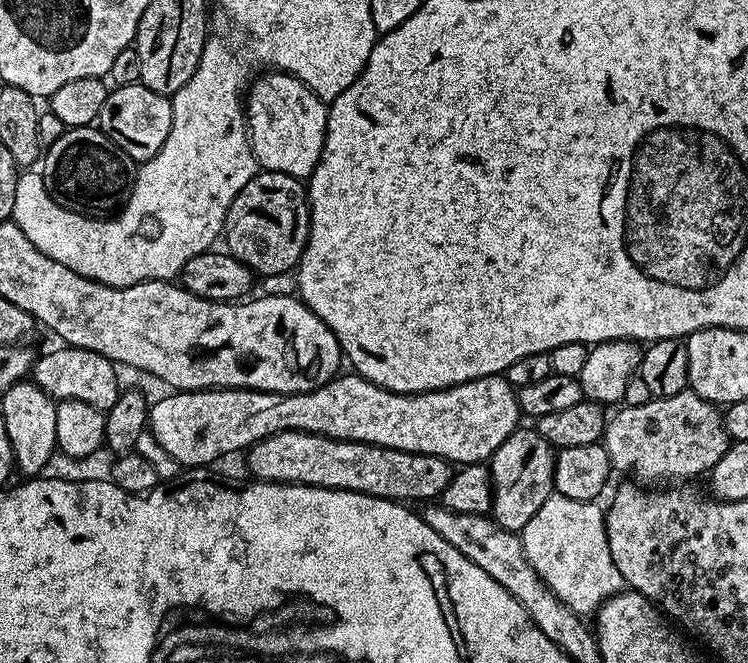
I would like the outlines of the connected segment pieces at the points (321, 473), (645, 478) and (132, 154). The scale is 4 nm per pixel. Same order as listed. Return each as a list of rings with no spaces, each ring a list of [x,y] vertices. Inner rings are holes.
[[[279,432],[265,440],[259,440],[247,449],[248,468],[256,480],[266,480],[270,484],[305,484],[315,488],[337,488],[361,492],[367,496],[377,496],[383,500],[412,502],[424,500],[432,502],[443,497],[446,486],[452,478],[453,465],[449,461],[430,454],[414,454],[406,450],[390,450],[373,444],[363,444],[353,440],[335,440],[329,436],[319,436],[313,432]]]
[[[685,390],[674,394],[670,398],[662,398],[657,396],[652,400],[646,402],[642,406],[634,406],[629,408],[627,406],[621,407],[619,410],[621,412],[611,413],[610,419],[604,425],[604,439],[602,441],[604,449],[608,451],[608,457],[612,463],[613,469],[617,473],[625,472],[625,477],[631,478],[635,483],[641,486],[664,486],[667,480],[688,480],[691,476],[703,477],[705,474],[711,473],[712,467],[718,462],[718,458],[722,458],[722,454],[726,454],[728,445],[730,443],[728,439],[728,431],[724,429],[724,417],[722,415],[721,409],[717,405],[711,404],[709,400],[703,400],[698,394],[694,394],[691,390]]]
[[[134,83],[121,88],[113,87],[100,111],[98,127],[122,149],[133,162],[143,162],[154,158],[170,134],[172,121],[172,101],[169,97],[150,90],[142,83]]]

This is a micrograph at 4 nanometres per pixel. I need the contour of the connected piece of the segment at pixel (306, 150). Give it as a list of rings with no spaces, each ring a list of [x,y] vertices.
[[[279,70],[257,75],[246,92],[246,119],[248,145],[263,171],[281,172],[297,178],[312,175],[326,138],[328,109],[325,101],[319,100],[301,80]]]

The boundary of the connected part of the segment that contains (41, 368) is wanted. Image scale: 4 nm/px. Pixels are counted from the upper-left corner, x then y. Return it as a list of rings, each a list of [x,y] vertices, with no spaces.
[[[59,346],[45,356],[37,355],[32,362],[30,373],[31,383],[37,384],[47,396],[57,402],[81,400],[94,406],[99,412],[108,413],[114,406],[118,395],[116,388],[117,365],[106,359],[102,354],[85,348]]]

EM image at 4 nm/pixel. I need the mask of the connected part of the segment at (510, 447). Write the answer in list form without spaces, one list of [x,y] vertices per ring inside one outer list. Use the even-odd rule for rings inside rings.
[[[521,426],[517,428],[514,434],[510,434],[510,438],[506,438],[506,442],[502,442],[502,446],[498,446],[498,450],[494,450],[490,461],[492,473],[491,519],[506,530],[517,534],[523,532],[526,522],[530,522],[530,518],[534,518],[534,514],[538,514],[538,510],[542,510],[542,502],[546,502],[546,498],[550,498],[554,494],[552,479],[555,465],[556,452],[552,444],[546,442],[546,438],[542,438],[542,434],[538,434],[535,427]]]

